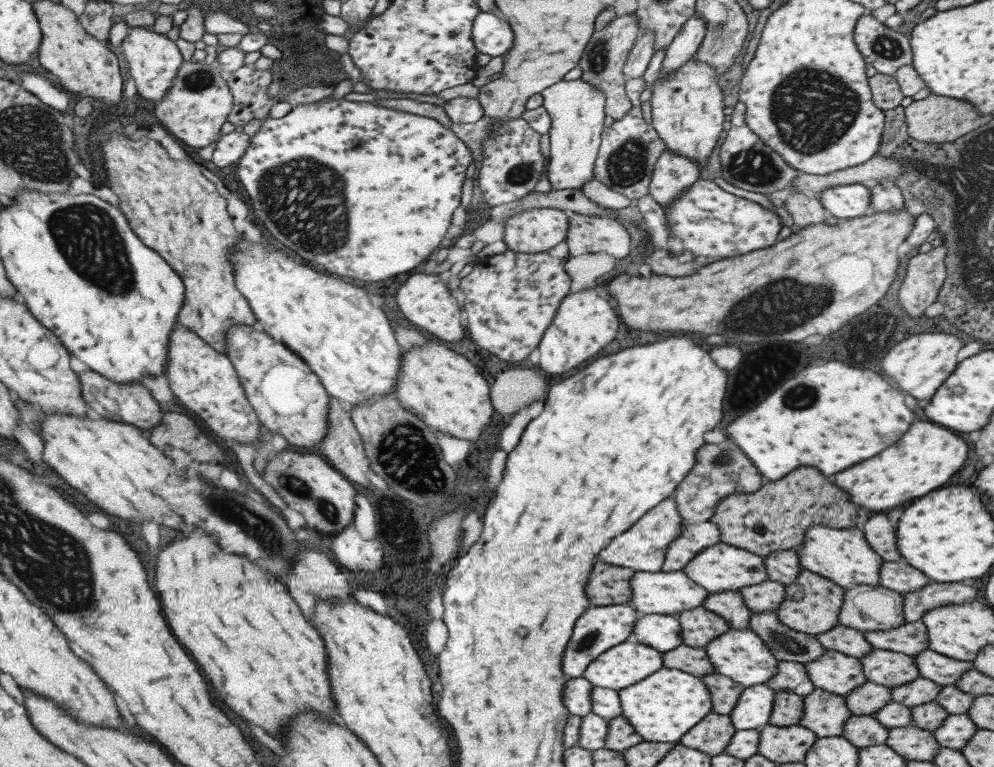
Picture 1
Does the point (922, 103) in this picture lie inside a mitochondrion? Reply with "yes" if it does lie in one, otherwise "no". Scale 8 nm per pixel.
no

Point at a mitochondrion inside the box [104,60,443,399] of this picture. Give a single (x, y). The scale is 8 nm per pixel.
(307, 187)

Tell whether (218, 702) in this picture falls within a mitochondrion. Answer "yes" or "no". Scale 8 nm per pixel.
no

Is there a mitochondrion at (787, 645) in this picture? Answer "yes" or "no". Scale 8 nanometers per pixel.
yes

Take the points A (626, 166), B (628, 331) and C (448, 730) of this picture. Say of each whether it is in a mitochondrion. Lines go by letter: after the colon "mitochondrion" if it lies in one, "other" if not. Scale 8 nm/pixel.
A: mitochondrion
B: other
C: other

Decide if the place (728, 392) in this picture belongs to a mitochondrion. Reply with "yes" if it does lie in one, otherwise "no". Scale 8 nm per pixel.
no

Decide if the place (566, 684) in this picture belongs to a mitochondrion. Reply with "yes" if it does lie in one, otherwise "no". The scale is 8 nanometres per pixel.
no

